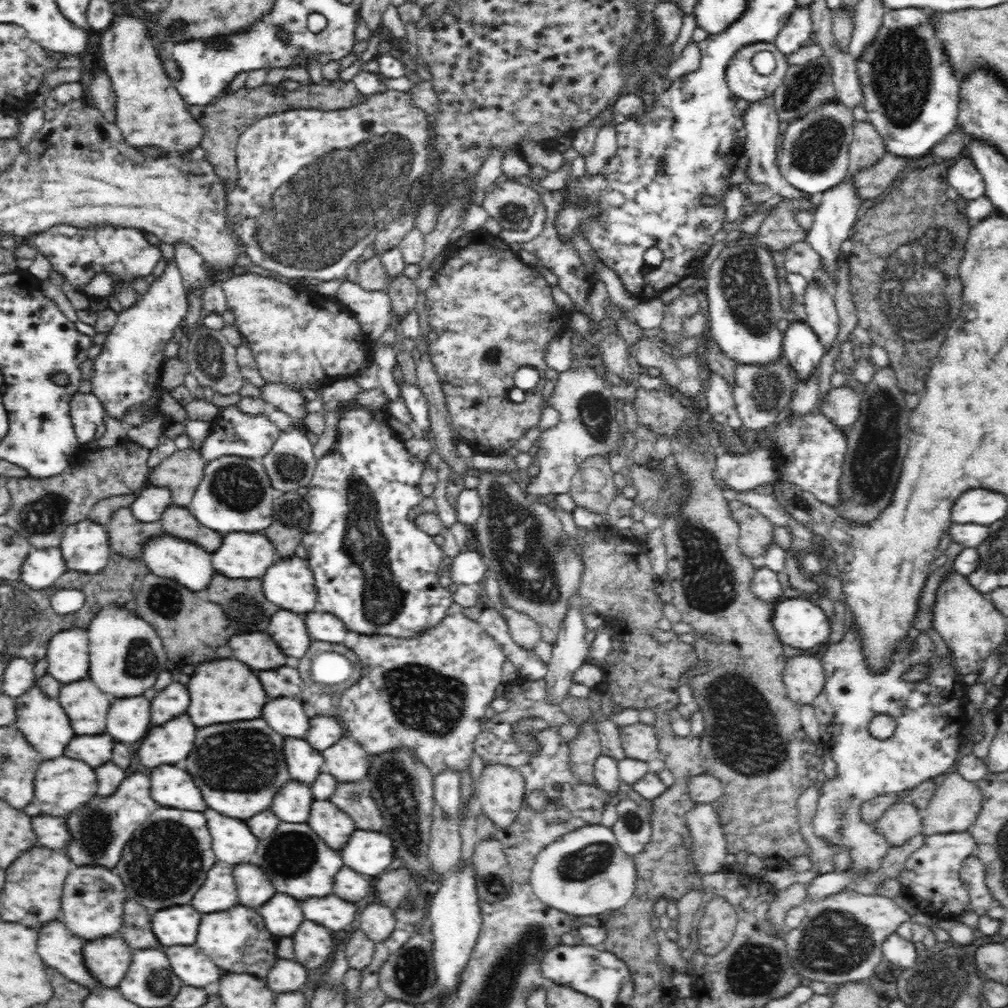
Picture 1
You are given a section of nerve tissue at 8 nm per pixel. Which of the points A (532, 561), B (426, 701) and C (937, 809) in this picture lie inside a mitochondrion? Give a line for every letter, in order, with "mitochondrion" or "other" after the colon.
A: mitochondrion
B: mitochondrion
C: other

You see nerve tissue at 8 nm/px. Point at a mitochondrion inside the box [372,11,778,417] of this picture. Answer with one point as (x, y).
(744, 285)

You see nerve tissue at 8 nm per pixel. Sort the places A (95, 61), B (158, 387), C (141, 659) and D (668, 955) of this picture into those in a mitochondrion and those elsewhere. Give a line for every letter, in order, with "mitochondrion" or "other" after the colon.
A: other
B: other
C: mitochondrion
D: other

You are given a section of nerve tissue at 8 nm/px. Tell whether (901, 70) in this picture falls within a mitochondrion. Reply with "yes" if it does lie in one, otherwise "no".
yes

